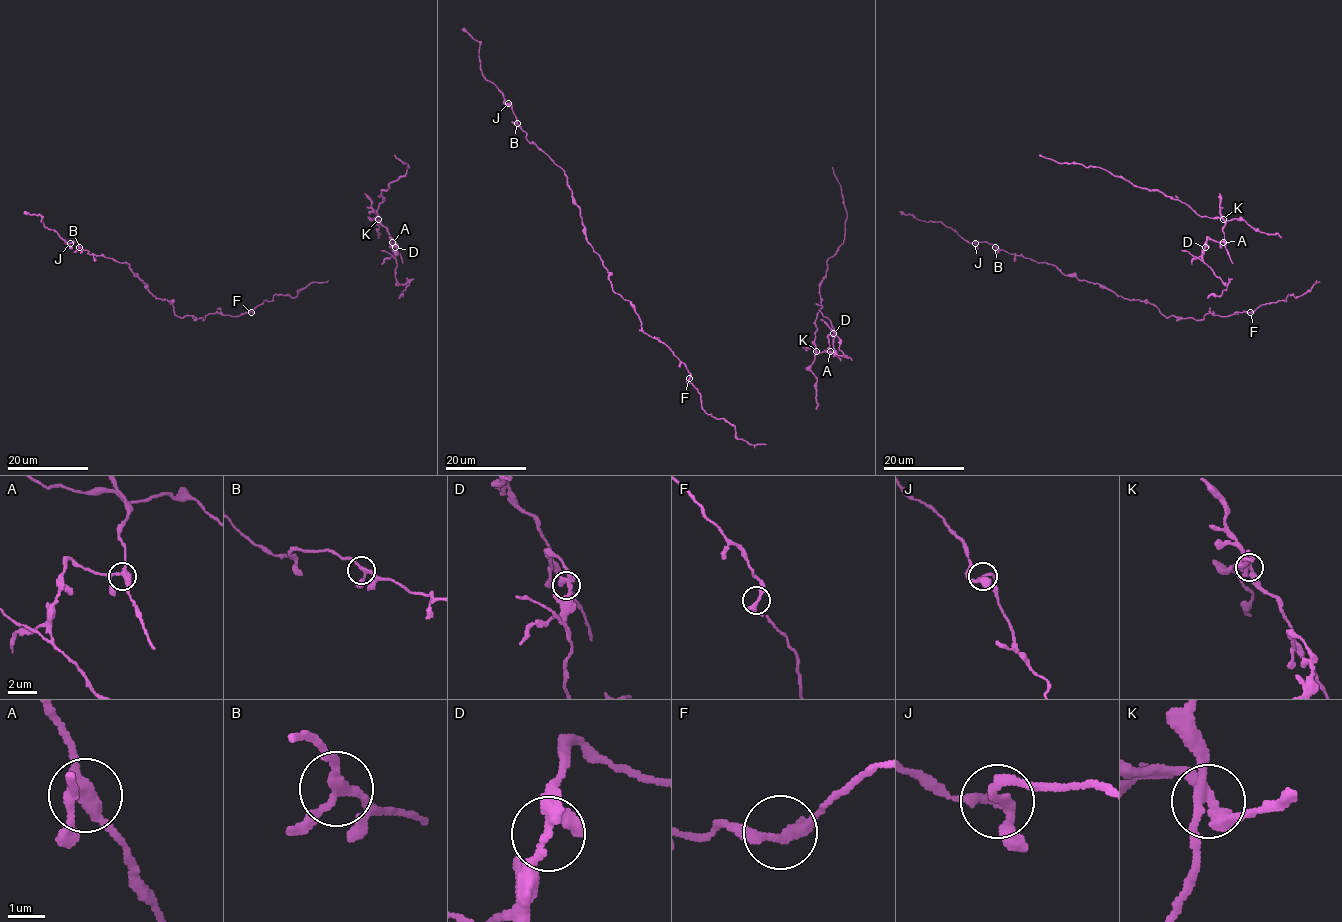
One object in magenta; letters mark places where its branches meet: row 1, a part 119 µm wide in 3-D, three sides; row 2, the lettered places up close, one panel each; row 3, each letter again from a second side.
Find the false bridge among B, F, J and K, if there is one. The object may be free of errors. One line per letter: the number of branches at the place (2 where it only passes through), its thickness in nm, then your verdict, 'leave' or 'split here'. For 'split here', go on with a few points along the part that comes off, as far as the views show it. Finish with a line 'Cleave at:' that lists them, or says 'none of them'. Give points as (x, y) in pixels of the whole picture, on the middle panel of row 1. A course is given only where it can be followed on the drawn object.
B: 3 branches meet; 190 nm thick; leave
F: 2 branches meet; 280 nm thick; leave
J: 3 branches meet; 200 nm thick; leave
K: 4 branches meet; 240 nm thick; split here; foreign part runs (816, 351), (828, 352), (828, 336), (833, 331), (833, 349), (838, 355), (843, 355), (836, 335)
Cleave at: K

